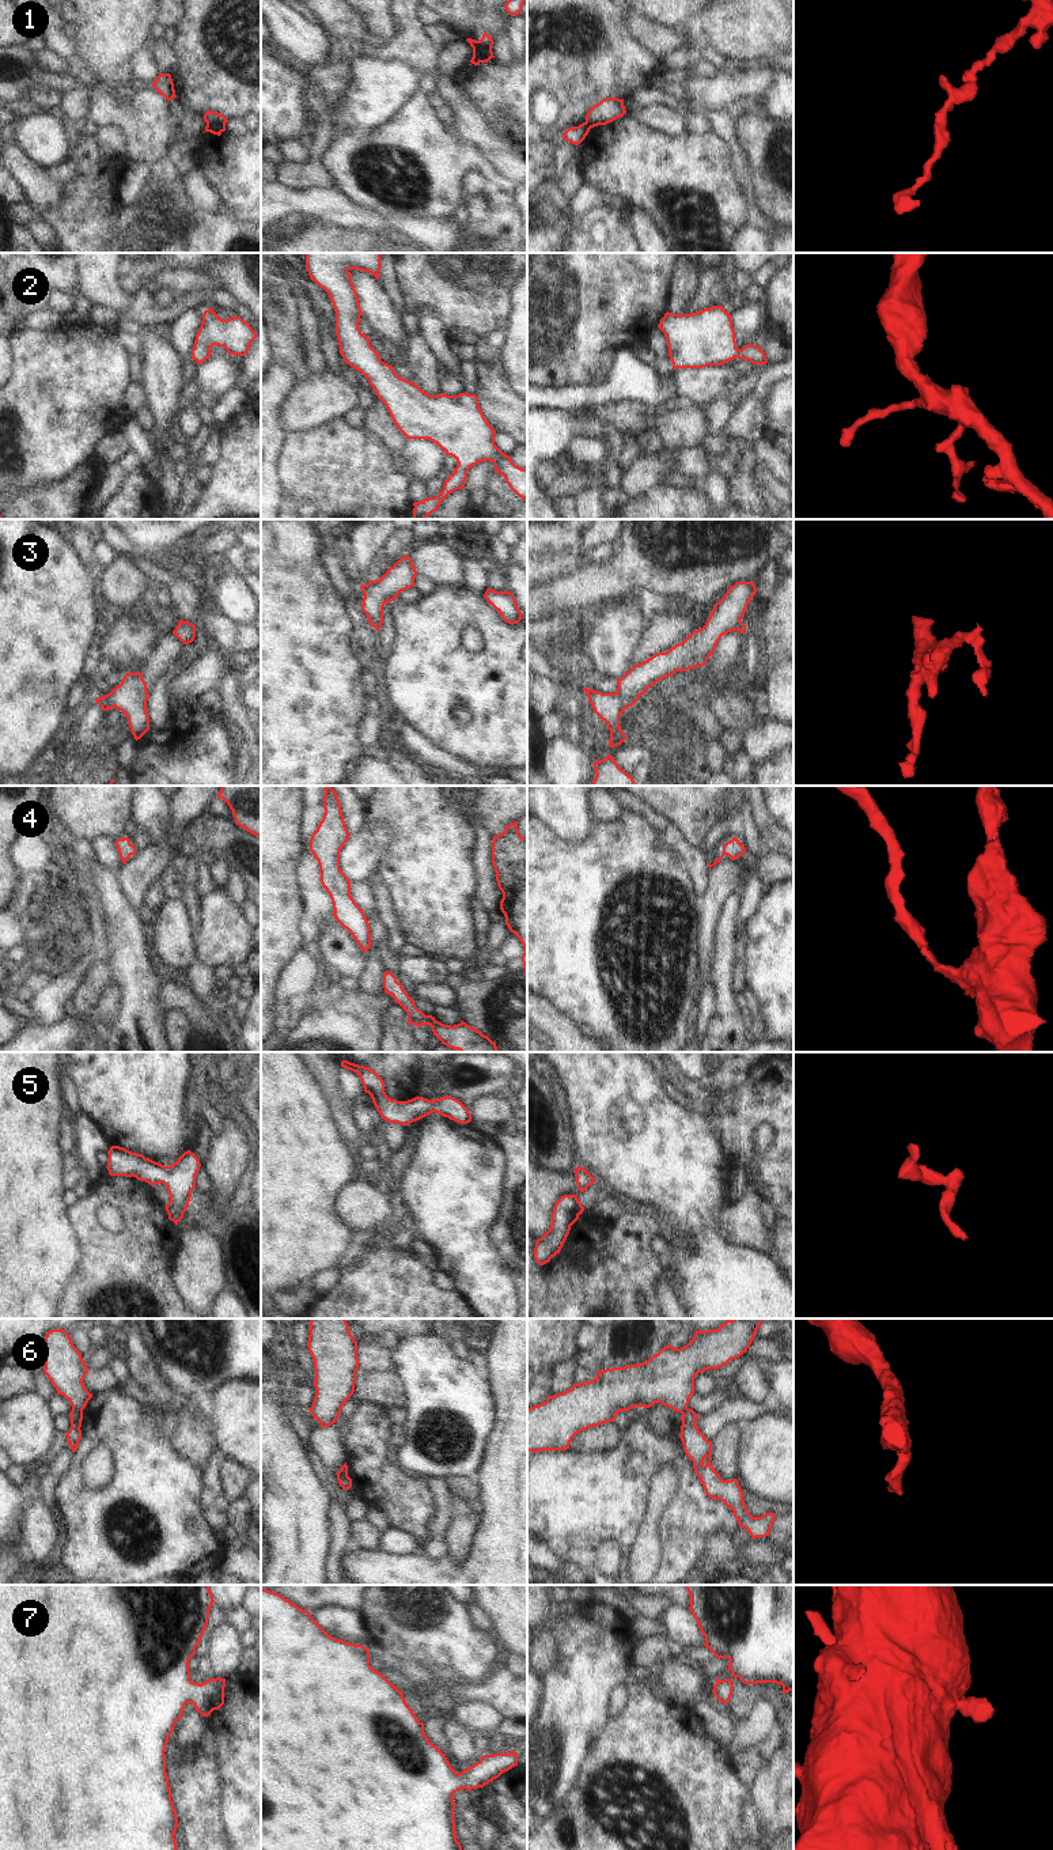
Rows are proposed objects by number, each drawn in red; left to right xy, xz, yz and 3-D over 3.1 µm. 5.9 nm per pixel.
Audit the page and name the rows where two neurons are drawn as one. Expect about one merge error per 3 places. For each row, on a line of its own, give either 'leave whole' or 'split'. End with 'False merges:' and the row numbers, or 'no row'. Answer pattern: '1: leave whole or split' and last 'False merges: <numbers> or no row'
1: split
2: leave whole
3: leave whole
4: leave whole
5: leave whole
6: split
7: leave whole
False merges: 1, 6

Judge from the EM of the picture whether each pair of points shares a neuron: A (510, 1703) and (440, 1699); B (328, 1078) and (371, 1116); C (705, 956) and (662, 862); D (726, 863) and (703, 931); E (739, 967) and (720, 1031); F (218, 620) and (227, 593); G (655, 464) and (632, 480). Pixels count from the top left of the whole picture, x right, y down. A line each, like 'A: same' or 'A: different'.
A: same
B: different
C: different
D: same
E: different
F: different
G: same

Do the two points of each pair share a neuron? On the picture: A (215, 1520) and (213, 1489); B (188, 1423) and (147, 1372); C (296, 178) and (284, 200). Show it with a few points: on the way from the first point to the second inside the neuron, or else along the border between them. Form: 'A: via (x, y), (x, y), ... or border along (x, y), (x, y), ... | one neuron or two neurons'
A: via (215, 1512), (213, 1497) | one neuron
B: border along (207, 1415), (184, 1411), (178, 1419) | two neurons
C: border along (276, 181), (292, 188), (322, 186) | two neurons

